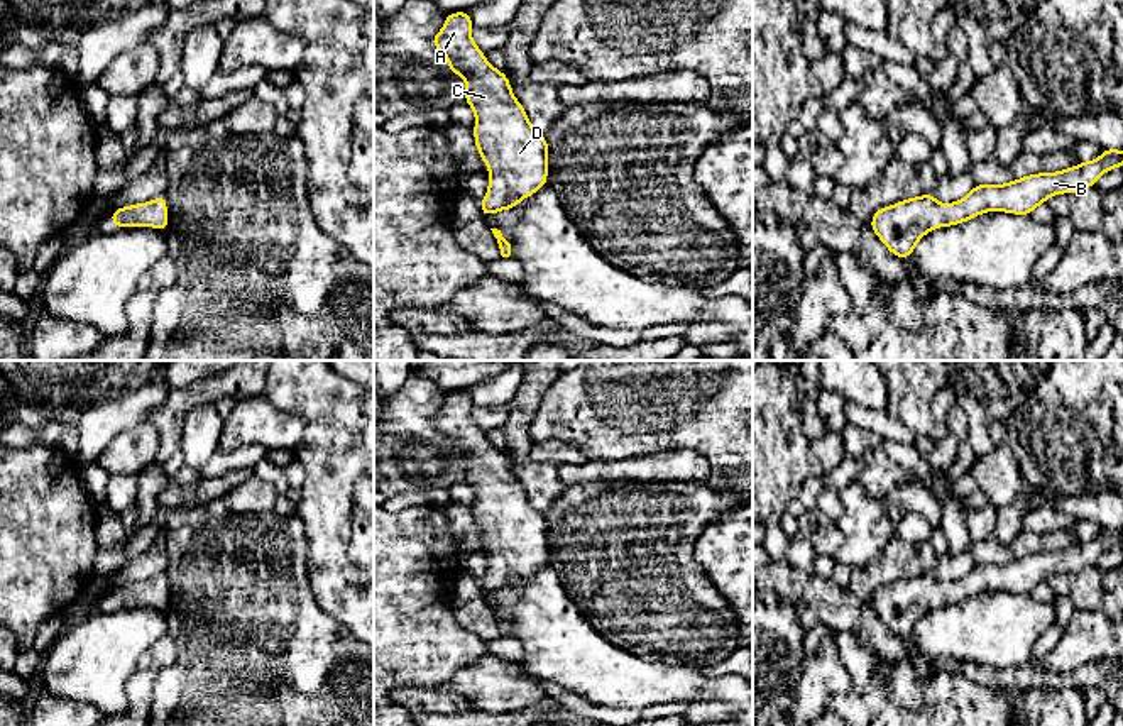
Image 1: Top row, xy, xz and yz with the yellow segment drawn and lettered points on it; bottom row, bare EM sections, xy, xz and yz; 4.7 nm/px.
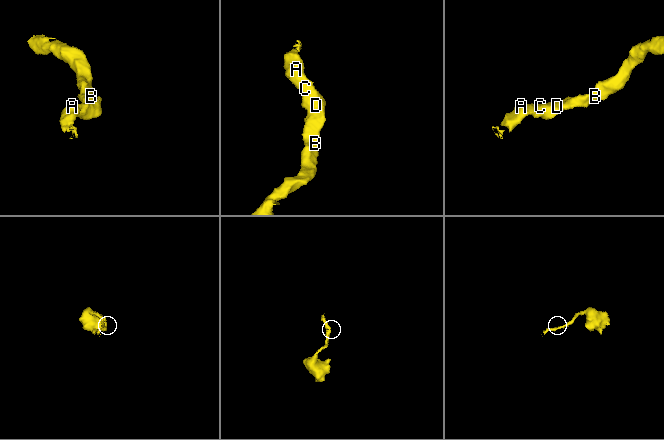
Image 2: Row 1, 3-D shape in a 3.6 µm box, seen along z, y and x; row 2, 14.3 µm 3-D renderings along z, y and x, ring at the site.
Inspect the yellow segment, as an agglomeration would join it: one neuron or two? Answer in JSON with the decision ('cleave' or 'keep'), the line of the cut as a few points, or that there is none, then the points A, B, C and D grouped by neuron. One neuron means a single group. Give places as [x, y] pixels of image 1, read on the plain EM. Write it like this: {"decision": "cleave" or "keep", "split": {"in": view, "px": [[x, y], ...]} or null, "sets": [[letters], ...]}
{"decision": "keep", "split": null, "sets": [["A", "B", "C", "D"]]}

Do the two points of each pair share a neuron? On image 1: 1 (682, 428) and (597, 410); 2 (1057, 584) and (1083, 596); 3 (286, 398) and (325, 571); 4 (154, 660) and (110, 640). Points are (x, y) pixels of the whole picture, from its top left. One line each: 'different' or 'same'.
1: same
2: same
3: same
4: different

